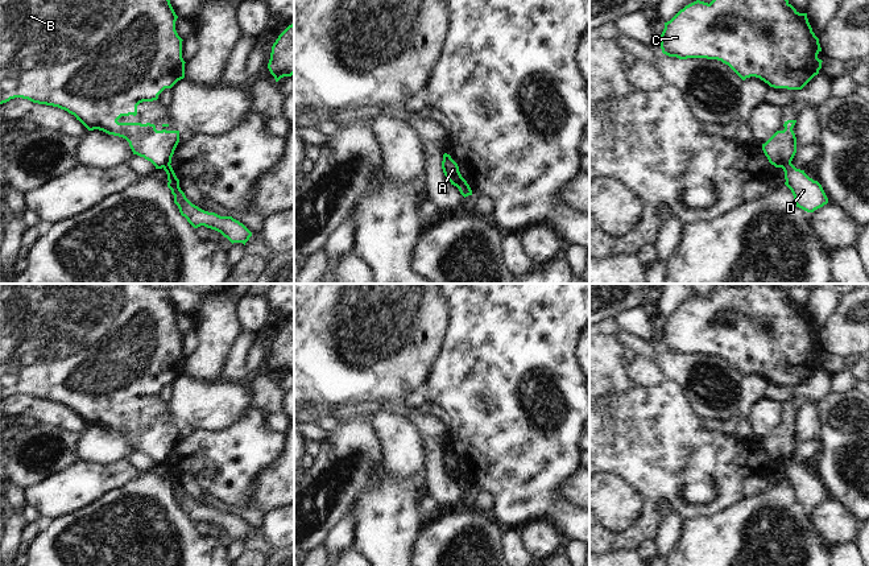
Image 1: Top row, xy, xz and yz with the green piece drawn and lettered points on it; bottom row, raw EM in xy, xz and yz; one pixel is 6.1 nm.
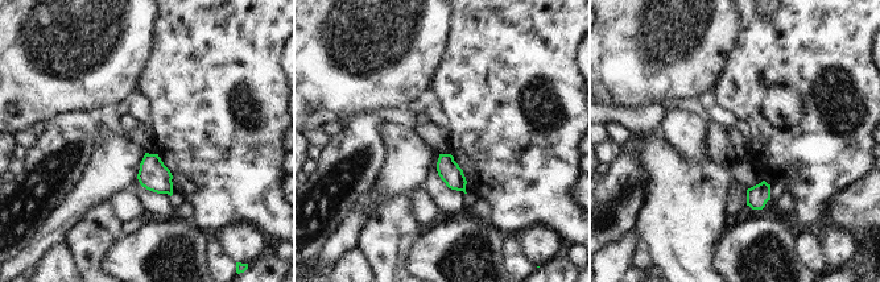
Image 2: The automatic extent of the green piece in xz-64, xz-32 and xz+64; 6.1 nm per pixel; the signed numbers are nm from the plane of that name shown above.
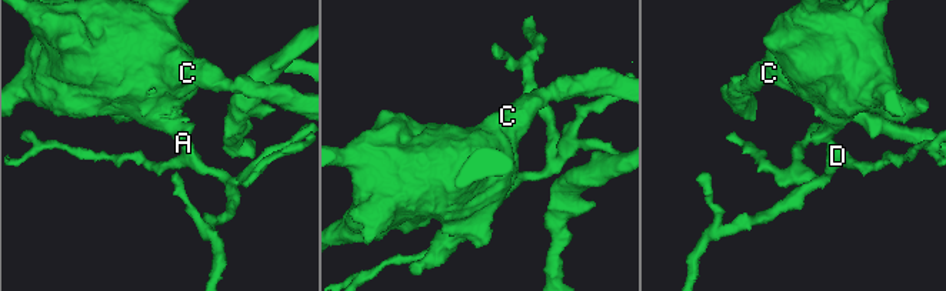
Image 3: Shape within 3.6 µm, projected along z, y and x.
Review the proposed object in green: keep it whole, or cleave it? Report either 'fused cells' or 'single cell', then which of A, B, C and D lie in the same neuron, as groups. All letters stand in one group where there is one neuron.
fused cells | A B C / D

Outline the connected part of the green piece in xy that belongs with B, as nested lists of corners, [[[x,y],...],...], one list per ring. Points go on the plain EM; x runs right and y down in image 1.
[[[0,284],[0,400],[9,397],[11,394],[15,393],[22,393],[28,394],[33,398],[38,400],[46,400],[46,401],[53,401],[58,402],[61,405],[67,406],[69,409],[74,410],[76,416],[79,416],[88,426],[99,425],[103,426],[108,430],[119,431],[125,434],[129,438],[129,442],[133,447],[133,450],[137,450],[140,453],[144,453],[145,455],[150,456],[156,464],[162,464],[166,460],[171,459],[171,453],[174,450],[174,446],[179,438],[179,426],[166,426],[165,424],[169,422],[169,420],[162,420],[164,425],[157,426],[154,420],[146,418],[119,418],[117,416],[121,412],[129,412],[137,410],[137,401],[142,397],[153,397],[158,394],[158,391],[165,385],[165,384],[171,384],[178,376],[185,373],[185,356],[182,354],[182,334],[178,331],[175,326],[175,317],[178,311],[175,310],[170,296],[169,290],[162,290],[162,289],[156,289],[150,284]]]

